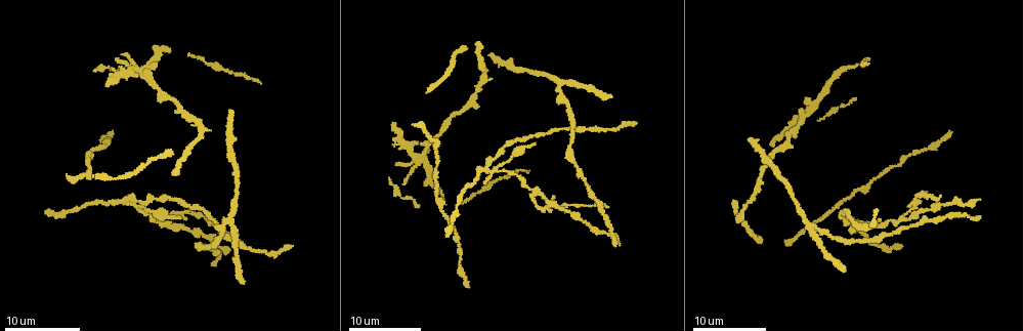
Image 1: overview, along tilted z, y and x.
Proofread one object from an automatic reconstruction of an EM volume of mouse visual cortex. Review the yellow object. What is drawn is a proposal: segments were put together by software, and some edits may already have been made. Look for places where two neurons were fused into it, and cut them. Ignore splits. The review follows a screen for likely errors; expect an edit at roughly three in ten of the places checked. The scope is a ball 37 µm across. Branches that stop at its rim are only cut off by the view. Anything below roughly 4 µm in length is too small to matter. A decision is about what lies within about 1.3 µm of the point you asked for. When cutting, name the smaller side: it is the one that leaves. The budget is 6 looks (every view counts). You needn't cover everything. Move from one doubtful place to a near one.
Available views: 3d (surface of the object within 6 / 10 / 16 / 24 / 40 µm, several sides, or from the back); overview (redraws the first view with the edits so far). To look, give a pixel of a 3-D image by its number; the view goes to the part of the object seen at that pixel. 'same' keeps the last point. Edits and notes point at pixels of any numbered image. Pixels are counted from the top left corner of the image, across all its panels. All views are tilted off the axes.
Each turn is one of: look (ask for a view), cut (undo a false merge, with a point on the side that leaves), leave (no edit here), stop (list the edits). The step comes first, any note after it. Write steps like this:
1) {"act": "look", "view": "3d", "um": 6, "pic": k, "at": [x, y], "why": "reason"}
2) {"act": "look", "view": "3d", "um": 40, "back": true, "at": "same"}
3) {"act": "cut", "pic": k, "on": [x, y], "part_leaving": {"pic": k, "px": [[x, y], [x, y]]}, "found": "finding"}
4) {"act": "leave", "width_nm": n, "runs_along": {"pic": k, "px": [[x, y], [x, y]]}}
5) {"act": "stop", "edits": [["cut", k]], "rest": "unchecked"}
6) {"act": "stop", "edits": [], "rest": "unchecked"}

{"act": "look", "view": "3d", "um": 10, "pic": 1, "at": [202, 127], "why": "four-way junction"}

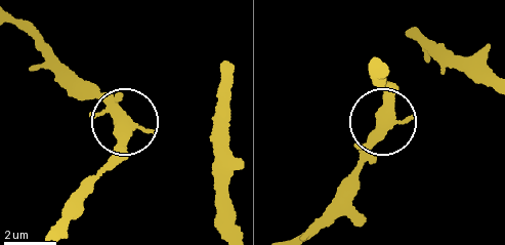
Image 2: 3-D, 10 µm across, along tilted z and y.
{"act": "look", "view": "3d", "um": 6, "pic": 2, "at": [119, 122], "why": "closer look"}

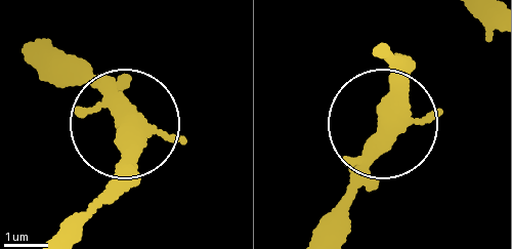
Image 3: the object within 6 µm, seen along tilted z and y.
{"act": "leave", "side_arm_um": 40, "arms": 4, "found": "one neuron here"}

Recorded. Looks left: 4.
{"act": "look", "view": "3d", "um": 10, "pic": 1, "at": [495, 166], "why": "four arms meet"}

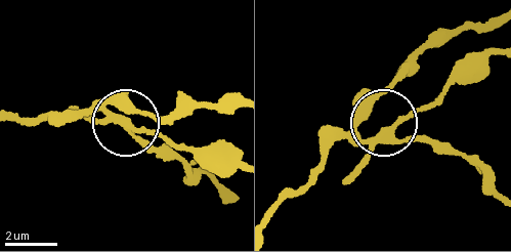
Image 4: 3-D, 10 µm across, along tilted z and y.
{"act": "look", "view": "3d", "um": 6, "pic": 4, "at": [126, 125], "why": "zoom in"}

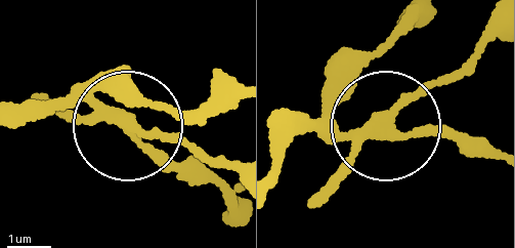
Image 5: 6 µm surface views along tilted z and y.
{"act": "cut", "pic": 5, "on": [335, 183], "side_arm_um": 7, "arms": 4, "found": "two neurons meet here"}

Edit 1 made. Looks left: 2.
{"act": "stop", "edits": [["cut", 5]], "rest": "unchecked"}

